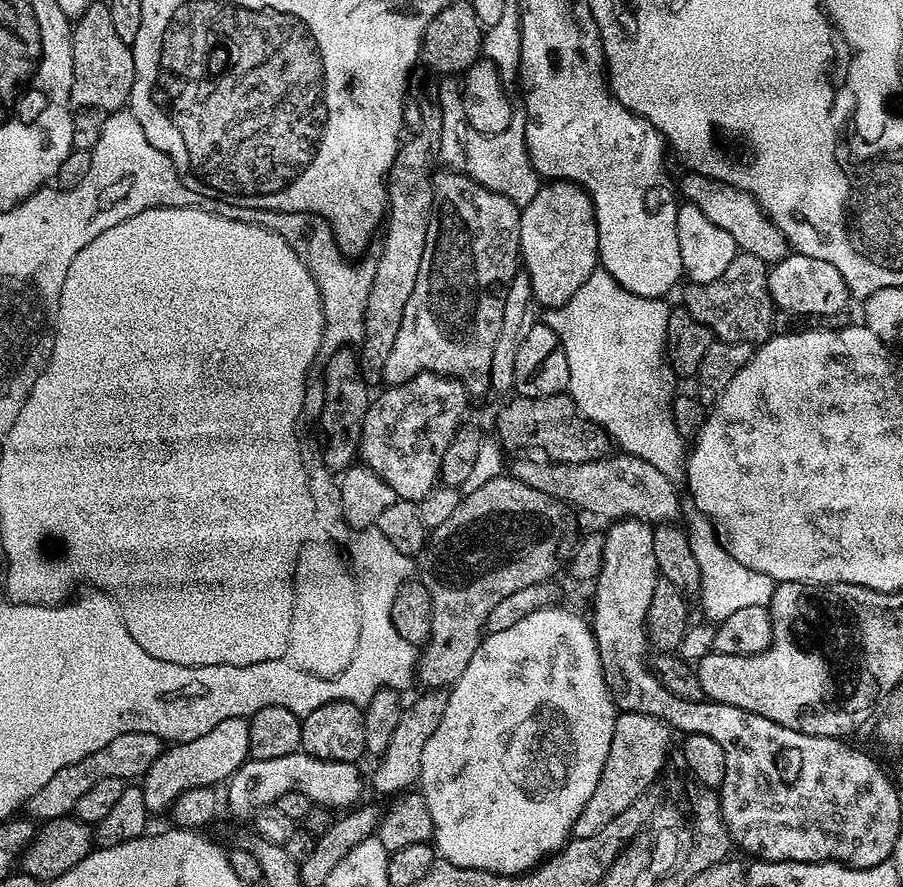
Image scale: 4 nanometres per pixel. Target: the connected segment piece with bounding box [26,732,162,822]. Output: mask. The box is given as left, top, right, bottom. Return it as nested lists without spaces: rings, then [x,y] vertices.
[[[141,732],[118,734],[118,738],[114,738],[114,742],[106,742],[102,750],[58,770],[58,774],[54,774],[54,778],[50,778],[46,786],[42,786],[26,801],[27,815],[37,821],[47,822],[57,820],[59,816],[75,813],[78,798],[82,798],[82,794],[86,794],[90,786],[102,782],[102,778],[118,778],[125,782],[135,781],[143,777],[146,770],[150,770],[150,766],[160,756],[161,751],[162,742],[154,734],[142,734]]]

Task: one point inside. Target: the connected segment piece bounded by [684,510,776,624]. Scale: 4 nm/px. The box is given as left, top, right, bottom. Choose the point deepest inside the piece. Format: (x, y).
(726, 585)

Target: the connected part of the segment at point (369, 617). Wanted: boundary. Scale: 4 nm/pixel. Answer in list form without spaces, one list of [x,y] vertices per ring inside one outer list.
[[[345,521],[343,524],[336,524],[336,532],[340,532],[340,540],[344,540],[348,548],[352,548],[352,560],[356,560],[356,576],[360,576],[360,584],[368,584],[368,596],[364,596],[364,640],[360,640],[360,656],[356,656],[356,668],[352,668],[352,672],[347,672],[346,675],[348,701],[365,706],[374,698],[374,694],[383,688],[405,690],[404,688],[411,686],[412,680],[414,684],[414,673],[418,668],[417,645],[406,642],[406,638],[398,634],[392,621],[392,611],[400,588],[413,579],[412,562],[414,560],[412,556],[402,554],[402,550],[397,550],[388,541],[386,534],[382,534],[374,526],[367,530],[357,530],[351,528]]]

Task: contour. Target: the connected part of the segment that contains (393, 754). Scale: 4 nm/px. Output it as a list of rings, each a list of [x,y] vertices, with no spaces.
[[[424,690],[421,693],[412,705],[408,704],[403,709],[397,729],[390,738],[390,744],[386,746],[384,754],[375,761],[376,773],[372,776],[372,784],[370,780],[370,788],[381,792],[384,796],[391,797],[393,794],[403,793],[419,781],[422,749],[426,747],[426,742],[430,742],[430,734],[438,730],[438,722],[442,722],[442,714],[446,714],[447,691]]]

